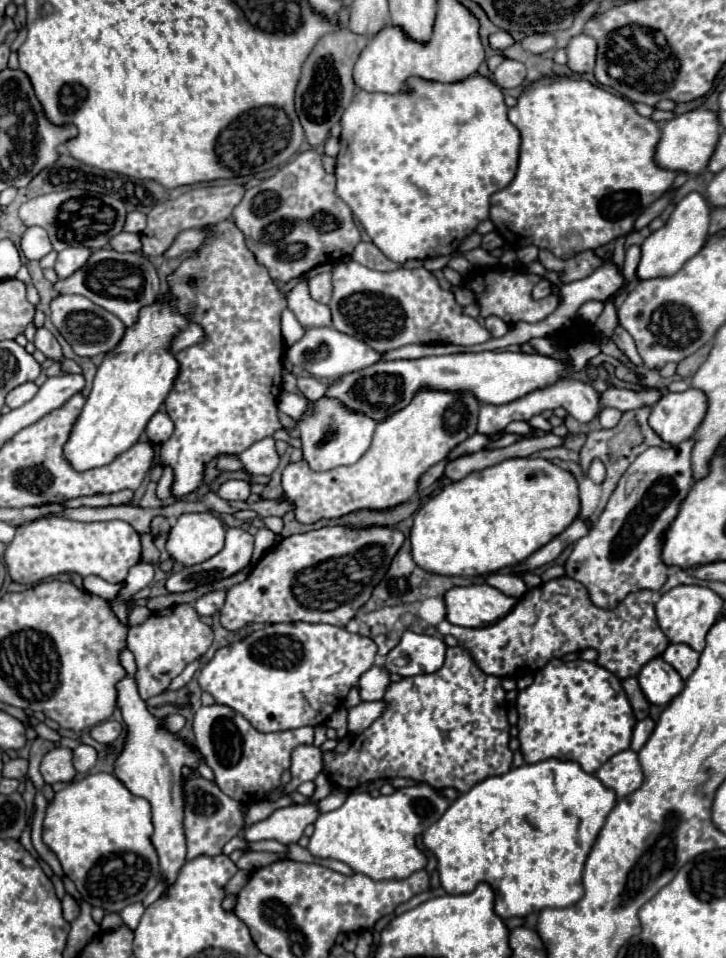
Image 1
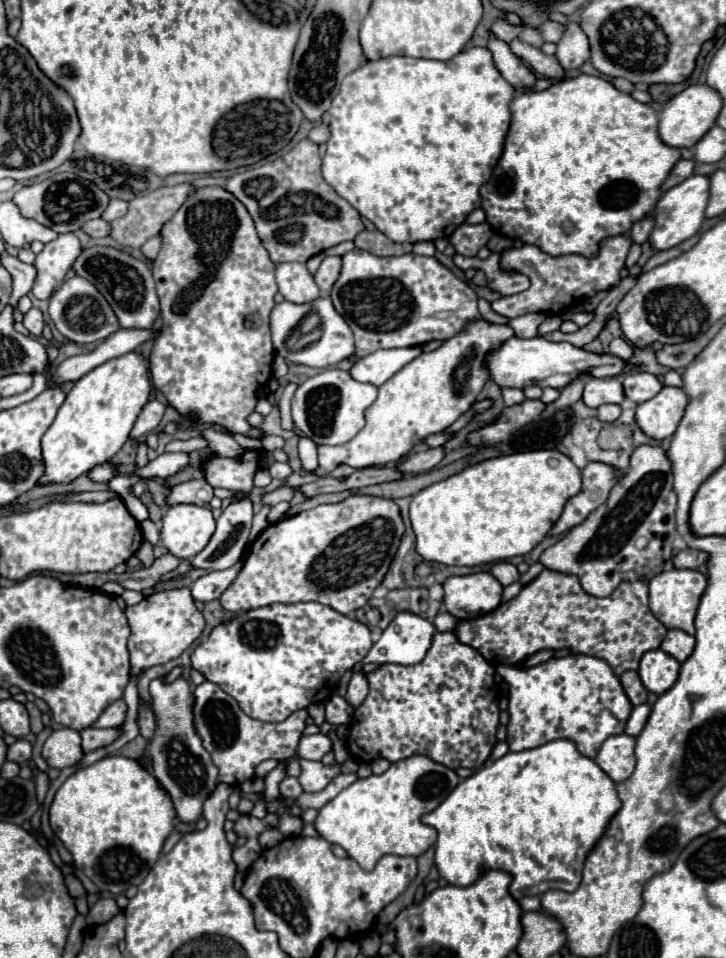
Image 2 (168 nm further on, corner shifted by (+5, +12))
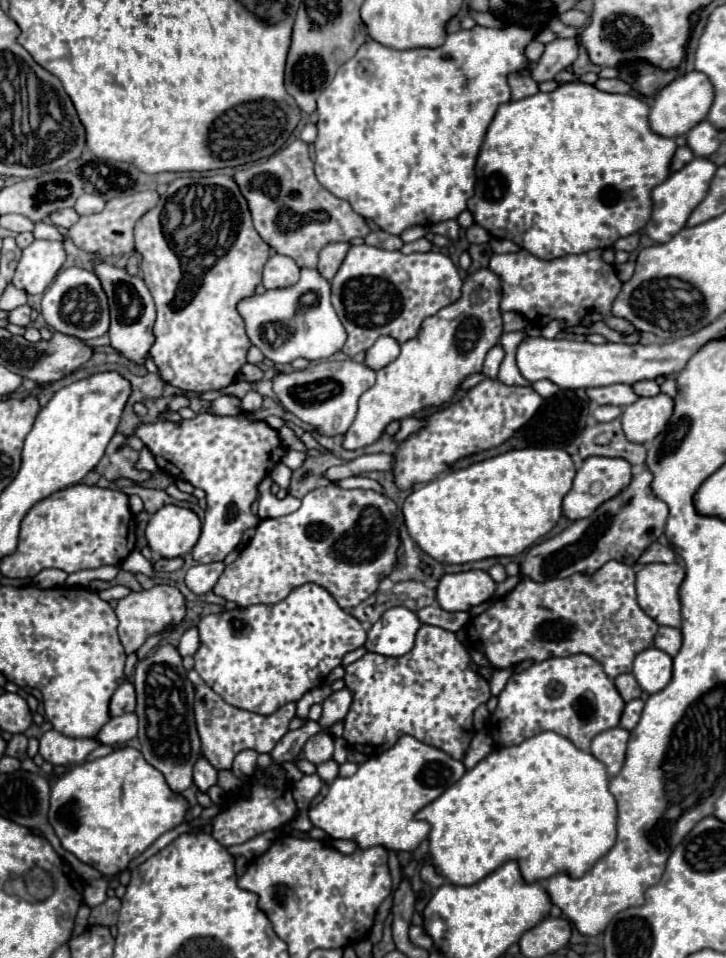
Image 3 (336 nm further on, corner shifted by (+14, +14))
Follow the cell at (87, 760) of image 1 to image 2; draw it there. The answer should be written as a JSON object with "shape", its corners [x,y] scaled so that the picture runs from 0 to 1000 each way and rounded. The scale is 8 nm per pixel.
{"shape":[[[129,759],[113,761],[113,763],[110,763],[113,784],[116,784],[116,786],[124,786],[124,784],[129,784],[129,782],[135,782],[135,780],[146,780],[146,778],[152,778],[163,767],[165,767],[165,761],[129,761]]]}

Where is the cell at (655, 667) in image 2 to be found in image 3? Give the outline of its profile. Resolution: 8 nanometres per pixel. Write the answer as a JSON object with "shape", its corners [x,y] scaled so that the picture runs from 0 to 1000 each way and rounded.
{"shape":[[[902,675],[883,680],[872,692],[872,705],[891,723],[910,721],[927,705],[927,688]]]}

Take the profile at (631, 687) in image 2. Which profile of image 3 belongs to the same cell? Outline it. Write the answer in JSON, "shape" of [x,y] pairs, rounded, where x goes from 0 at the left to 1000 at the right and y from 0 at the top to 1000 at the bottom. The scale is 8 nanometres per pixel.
{"shape":[[[861,703],[861,705],[853,705],[850,709],[847,709],[847,717],[850,717],[850,721],[855,723],[855,728],[858,728],[858,732],[864,734],[864,732],[869,732],[869,730],[877,730],[877,728],[883,728],[883,715],[877,713],[877,709],[869,705],[869,703]]]}

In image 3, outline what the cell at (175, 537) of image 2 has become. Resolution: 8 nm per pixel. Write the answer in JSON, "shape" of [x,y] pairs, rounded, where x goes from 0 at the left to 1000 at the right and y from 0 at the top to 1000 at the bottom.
{"shape":[[[227,527],[202,548],[200,561],[205,571],[227,584],[258,579],[277,558],[274,540],[255,529]]]}

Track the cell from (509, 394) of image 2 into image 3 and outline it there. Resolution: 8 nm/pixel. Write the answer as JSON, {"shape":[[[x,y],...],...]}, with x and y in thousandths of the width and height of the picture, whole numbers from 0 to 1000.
{"shape":[[[690,358],[679,360],[679,364],[674,364],[674,368],[671,368],[671,373],[668,373],[665,391],[682,396],[682,394],[685,394],[685,387],[687,387],[687,381],[690,381],[690,377],[693,377],[693,373],[696,373],[696,366],[693,366]]]}

